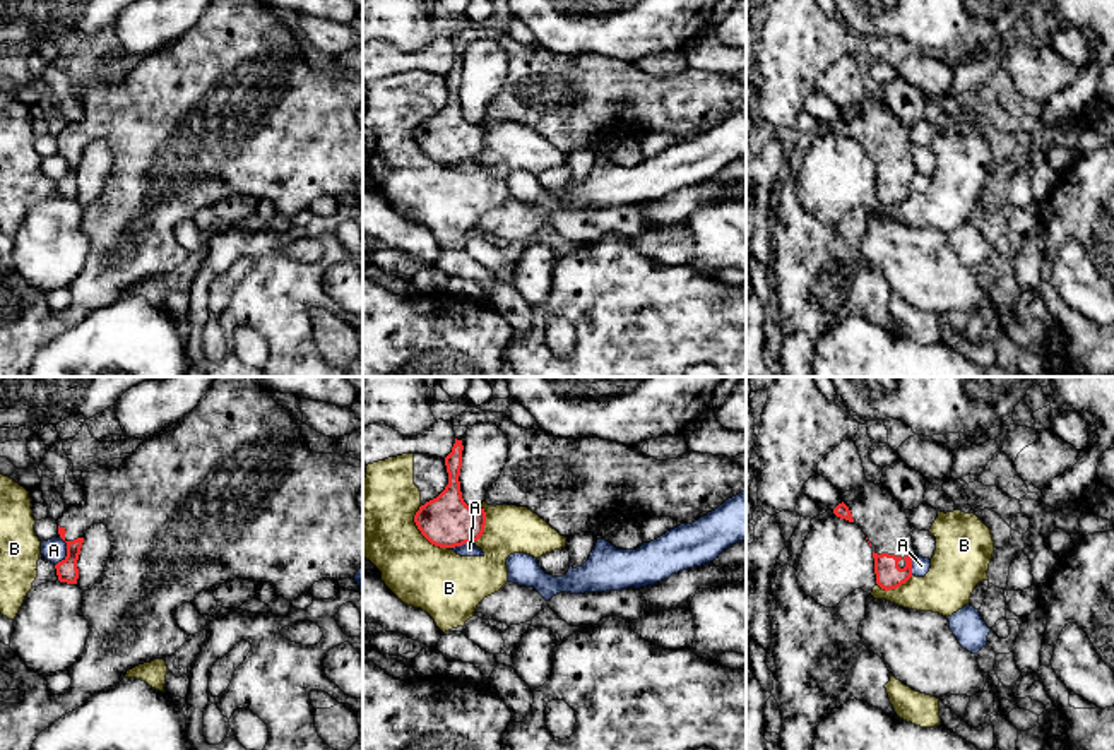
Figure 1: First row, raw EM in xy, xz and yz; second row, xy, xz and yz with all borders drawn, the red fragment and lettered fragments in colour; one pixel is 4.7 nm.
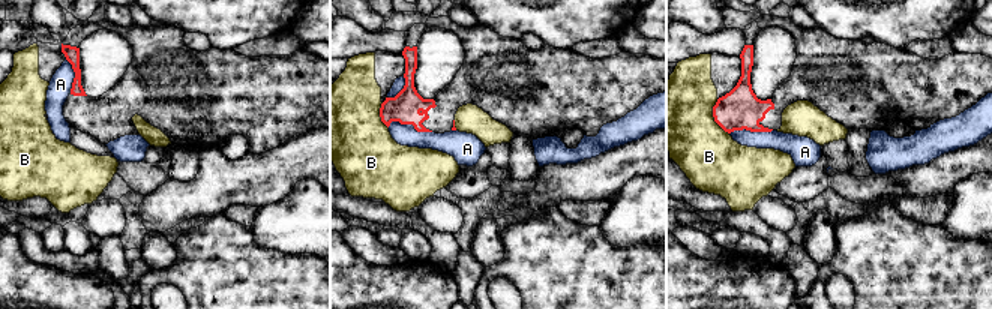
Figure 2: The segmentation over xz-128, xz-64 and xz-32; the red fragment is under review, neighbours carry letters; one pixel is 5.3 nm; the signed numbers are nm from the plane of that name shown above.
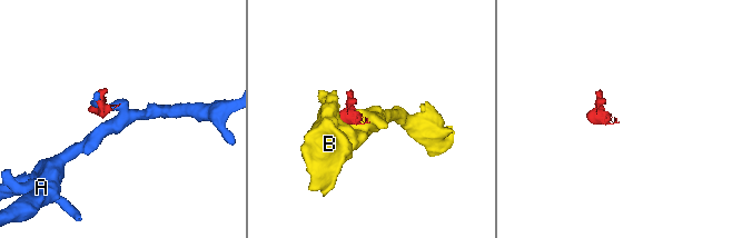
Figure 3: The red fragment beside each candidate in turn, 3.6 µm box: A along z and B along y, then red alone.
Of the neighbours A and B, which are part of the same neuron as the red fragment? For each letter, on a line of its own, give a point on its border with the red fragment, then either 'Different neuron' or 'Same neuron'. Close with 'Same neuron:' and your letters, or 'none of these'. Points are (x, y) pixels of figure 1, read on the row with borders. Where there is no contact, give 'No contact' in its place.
A: Touches red at xy (67, 552). Different neuron
B: Touches red at xz (421, 533). Different neuron
Same neuron: none of these

